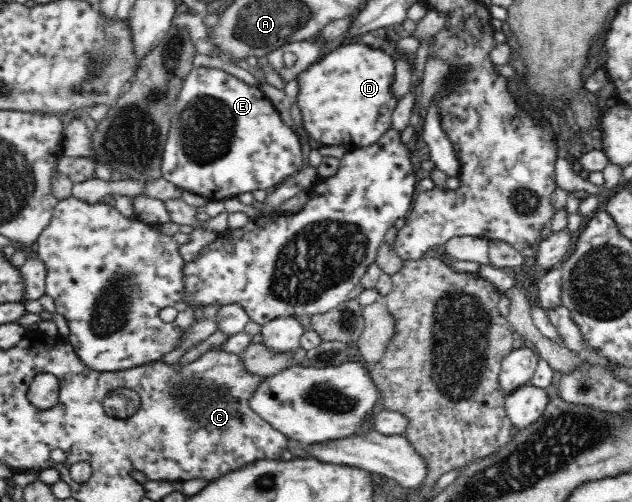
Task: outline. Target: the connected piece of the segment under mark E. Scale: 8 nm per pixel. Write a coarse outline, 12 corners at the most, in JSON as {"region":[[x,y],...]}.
{"region":[[193,68],[164,179],[221,200],[303,167],[258,86]]}

